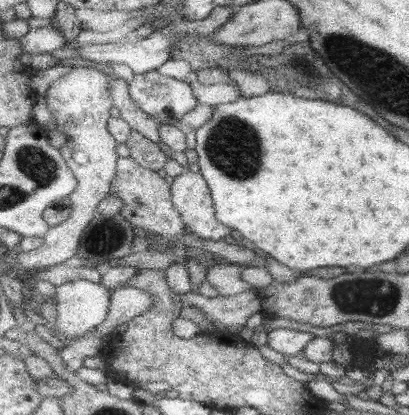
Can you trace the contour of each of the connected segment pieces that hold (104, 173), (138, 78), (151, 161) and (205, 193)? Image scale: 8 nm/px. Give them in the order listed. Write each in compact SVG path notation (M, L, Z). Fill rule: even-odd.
M80 66L51 84L45 97L47 108L52 113L53 120L57 122L58 132L66 137L60 151L78 177L78 187L70 197L73 207L71 216L59 227L50 227L42 247L21 252L17 257L17 268L14 269L19 271L47 269L78 256L84 232L98 214L99 204L102 204L111 193L118 171L120 158L117 146L120 142L108 129L111 108L114 106L109 83L111 78L105 72L89 66Z
M156 70L134 75L128 84L134 103L161 125L182 126L183 116L197 104L193 85L163 76Z
M132 130L131 138L126 142L126 146L130 149L130 156L144 167L157 171L167 164L168 153L163 152L159 144L137 130Z
M184 171L176 177L172 183L172 198L190 232L214 241L231 234L232 228L218 219L213 193L200 172Z

